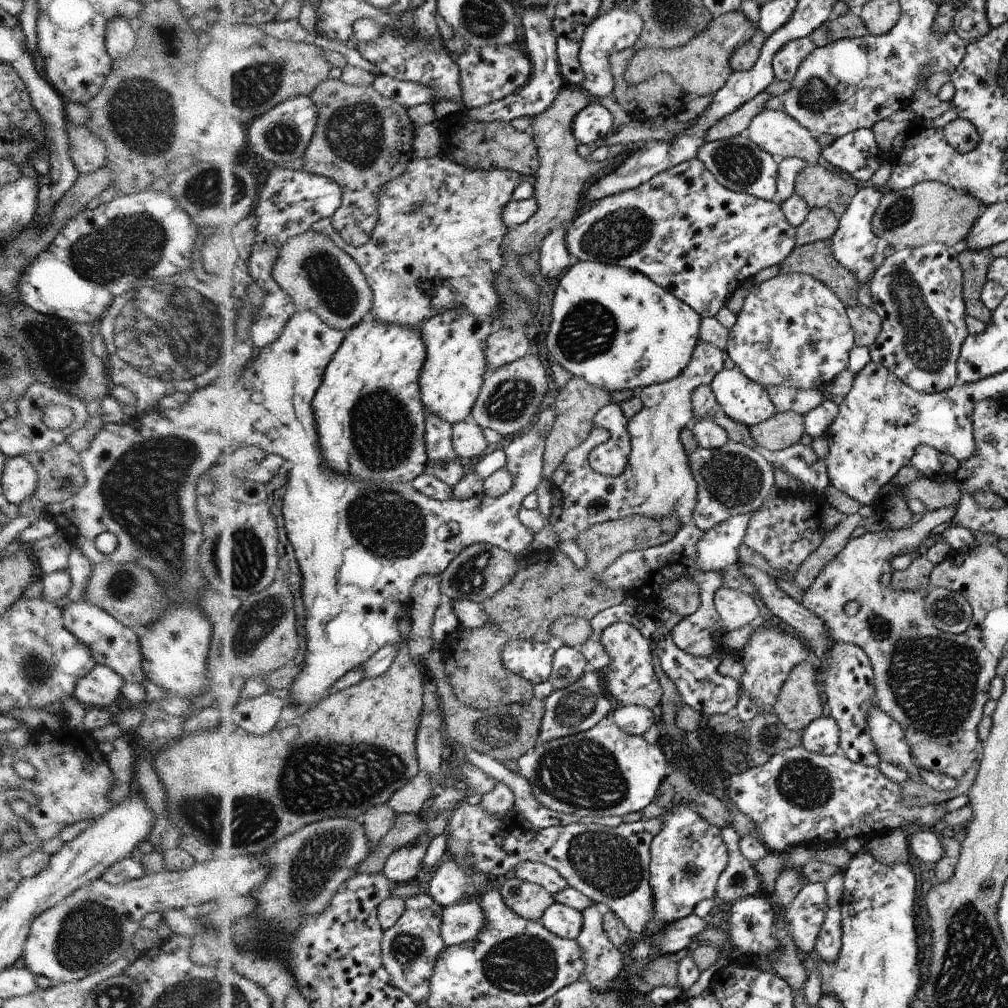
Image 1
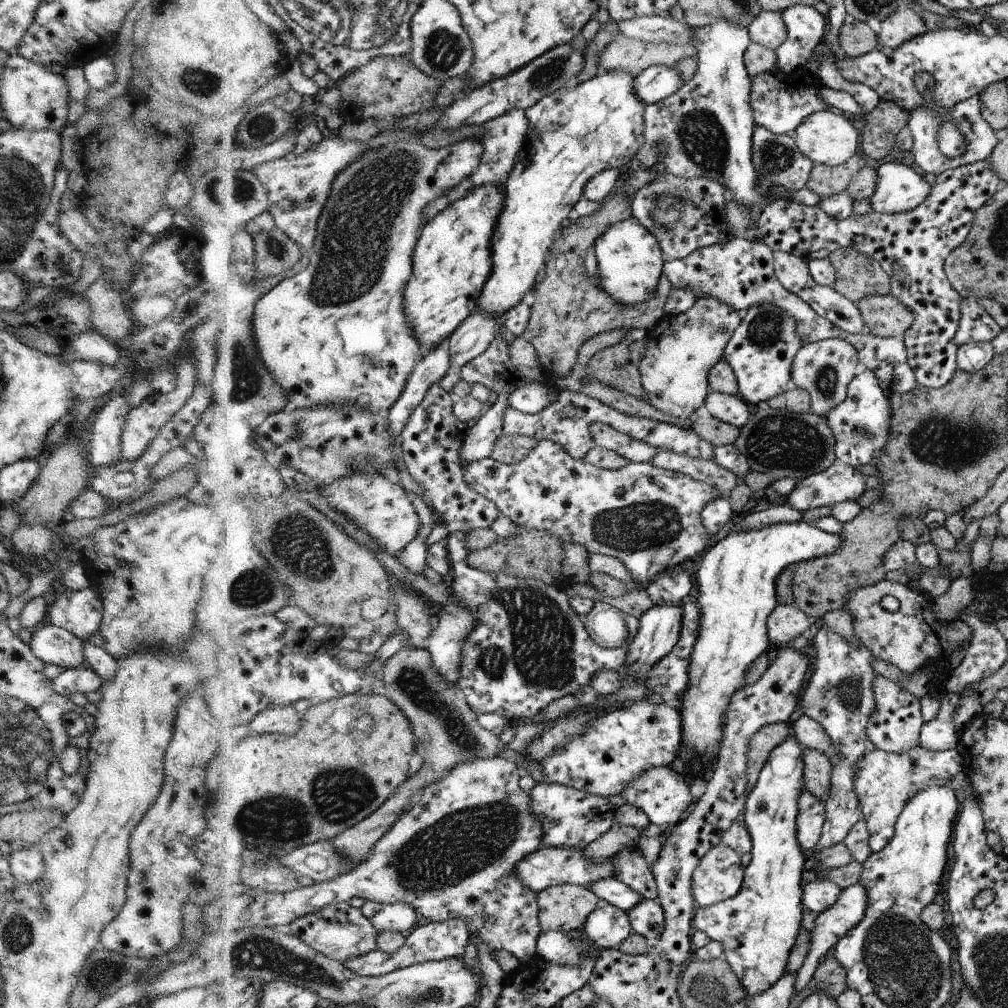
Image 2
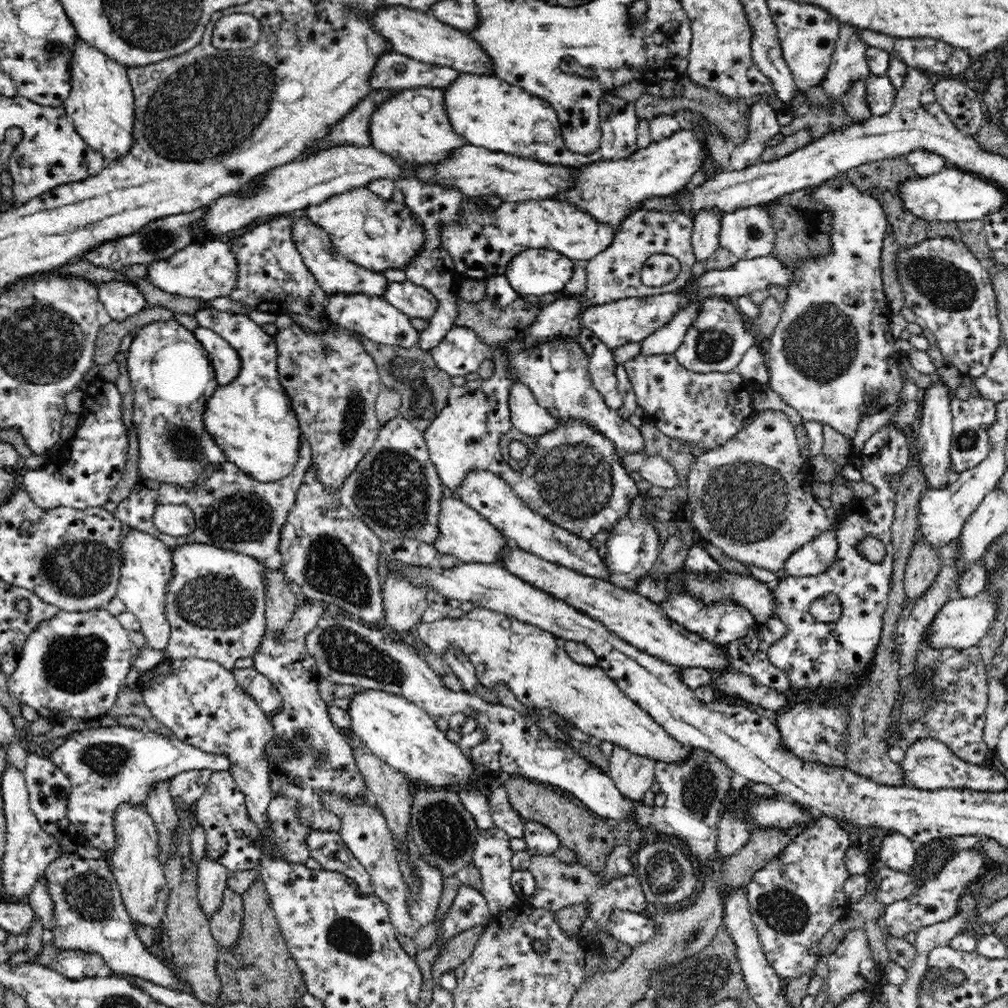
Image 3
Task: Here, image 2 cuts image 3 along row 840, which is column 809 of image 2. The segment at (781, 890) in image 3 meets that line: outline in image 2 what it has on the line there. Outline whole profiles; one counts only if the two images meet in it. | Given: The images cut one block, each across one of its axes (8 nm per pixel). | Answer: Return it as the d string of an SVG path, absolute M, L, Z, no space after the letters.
M805 790L800 798L801 814L797 824L797 840L808 854L812 852L825 827L825 802Z

